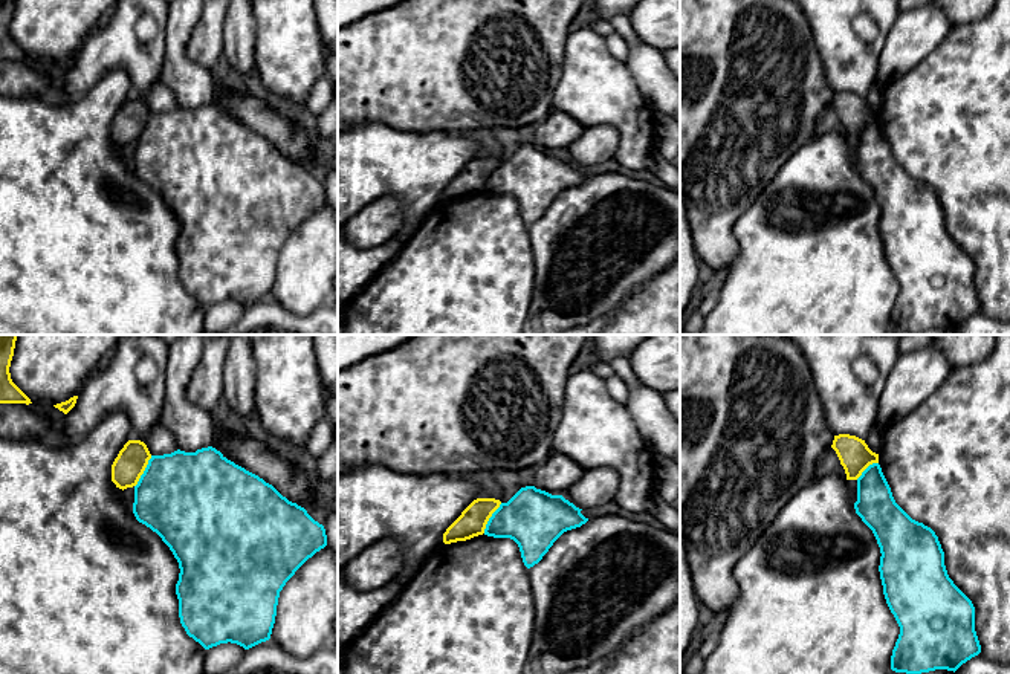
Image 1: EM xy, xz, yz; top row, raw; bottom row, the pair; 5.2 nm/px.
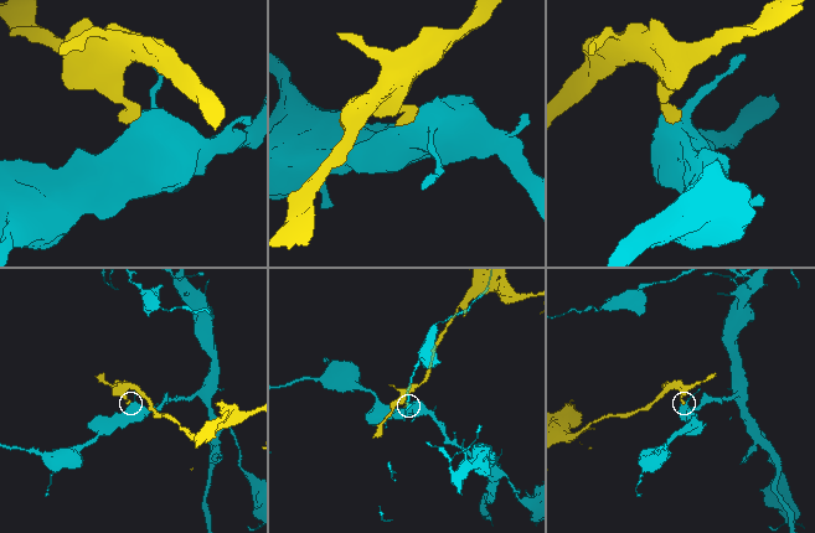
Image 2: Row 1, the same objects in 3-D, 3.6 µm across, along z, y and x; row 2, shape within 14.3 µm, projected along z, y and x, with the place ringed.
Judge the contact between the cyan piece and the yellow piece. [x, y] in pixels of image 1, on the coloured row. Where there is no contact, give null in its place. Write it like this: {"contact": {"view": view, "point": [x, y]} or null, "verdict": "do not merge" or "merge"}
{"contact": {"view": "xy", "point": [144, 471]}, "verdict": "do not merge"}

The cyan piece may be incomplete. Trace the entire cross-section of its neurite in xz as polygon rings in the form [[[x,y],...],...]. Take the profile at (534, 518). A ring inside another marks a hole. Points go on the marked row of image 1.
[[[526,486],[500,504],[489,518],[484,535],[513,540],[524,565],[530,569],[564,532],[588,521],[581,510],[562,495]]]

